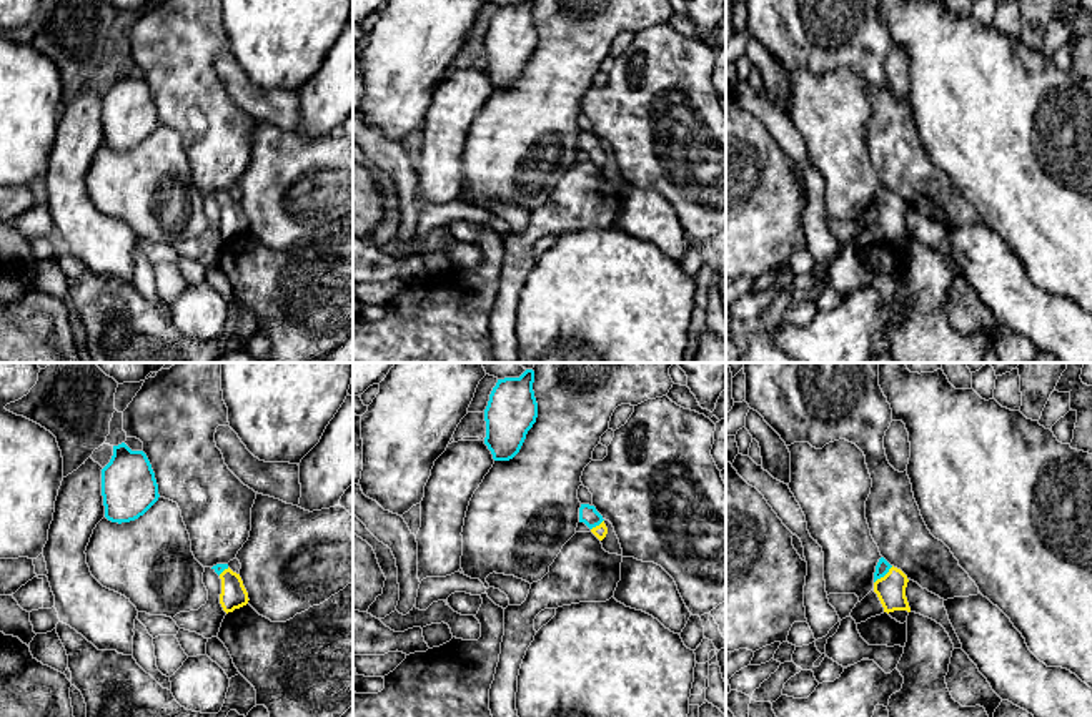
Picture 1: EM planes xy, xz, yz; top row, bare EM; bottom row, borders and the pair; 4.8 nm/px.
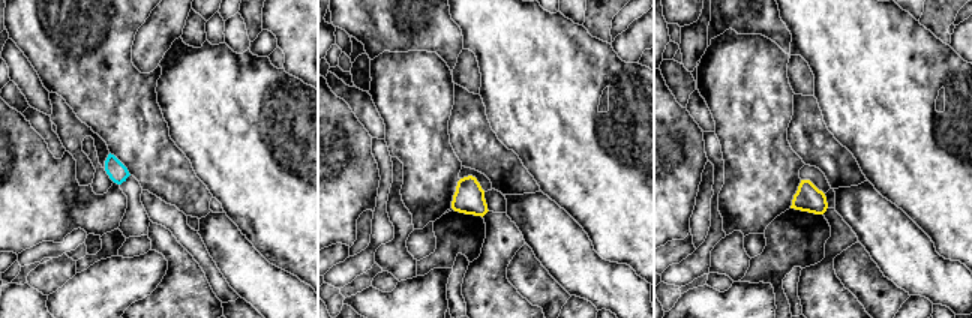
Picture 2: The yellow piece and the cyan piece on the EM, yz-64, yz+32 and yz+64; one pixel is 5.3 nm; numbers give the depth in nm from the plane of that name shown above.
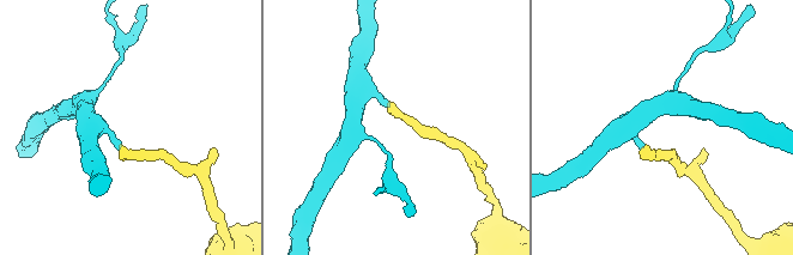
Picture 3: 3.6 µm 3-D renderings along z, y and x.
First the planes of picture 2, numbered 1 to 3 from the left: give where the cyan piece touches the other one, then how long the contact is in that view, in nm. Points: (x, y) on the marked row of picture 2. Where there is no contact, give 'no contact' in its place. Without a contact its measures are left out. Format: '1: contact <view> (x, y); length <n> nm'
1: no contact
2: no contact
3: no contact

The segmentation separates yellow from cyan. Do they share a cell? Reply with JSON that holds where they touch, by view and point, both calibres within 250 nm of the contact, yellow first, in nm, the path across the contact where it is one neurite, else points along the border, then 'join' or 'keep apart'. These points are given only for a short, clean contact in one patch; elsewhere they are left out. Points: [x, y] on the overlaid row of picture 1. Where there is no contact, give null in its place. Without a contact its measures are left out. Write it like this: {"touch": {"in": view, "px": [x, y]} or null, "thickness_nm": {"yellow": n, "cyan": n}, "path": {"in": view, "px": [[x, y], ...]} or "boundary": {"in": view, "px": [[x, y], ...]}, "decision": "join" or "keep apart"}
{"touch": {"in": "yz", "px": [884, 576]}, "thickness_nm": {"yellow": 140, "cyan": 70}, "path": {"in": "yz", "px": [[891, 589], [884, 576], [883, 566]]}, "decision": "join"}

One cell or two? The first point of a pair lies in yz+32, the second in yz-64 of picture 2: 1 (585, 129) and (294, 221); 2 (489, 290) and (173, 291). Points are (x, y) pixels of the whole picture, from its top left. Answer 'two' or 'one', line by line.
1: one
2: one

